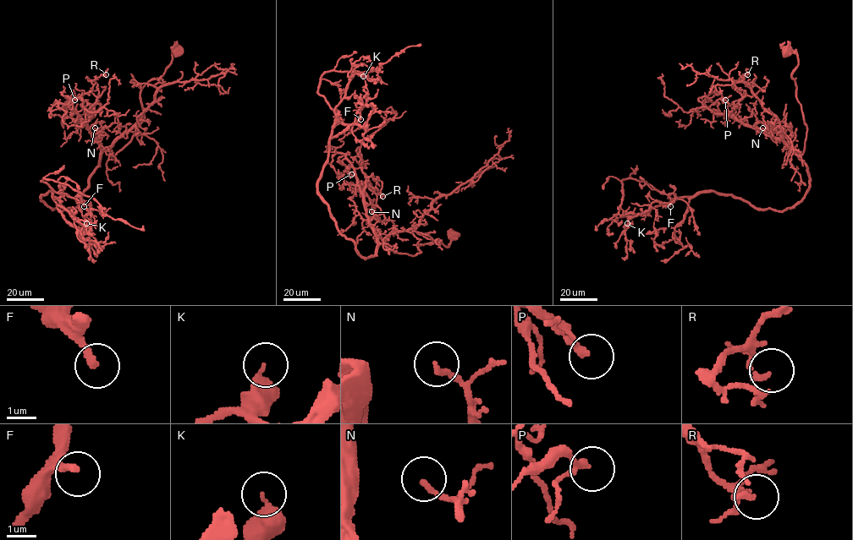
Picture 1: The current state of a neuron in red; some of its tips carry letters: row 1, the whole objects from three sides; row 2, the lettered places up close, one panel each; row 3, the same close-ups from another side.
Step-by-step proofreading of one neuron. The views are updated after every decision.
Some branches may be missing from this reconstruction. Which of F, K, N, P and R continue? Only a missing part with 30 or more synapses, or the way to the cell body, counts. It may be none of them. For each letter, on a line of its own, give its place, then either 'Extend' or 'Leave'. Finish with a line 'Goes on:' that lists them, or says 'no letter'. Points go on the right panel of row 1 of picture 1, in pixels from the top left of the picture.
F: Place: (670, 206). Extend
K: Place: (627, 223). Leave
N: Place: (762, 128). Leave
P: Place: (725, 100). Leave
R: Place: (747, 74). Leave
Goes on: F

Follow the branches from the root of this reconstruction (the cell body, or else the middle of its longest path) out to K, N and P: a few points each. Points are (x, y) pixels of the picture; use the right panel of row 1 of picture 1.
K: (788, 51), (805, 196), (778, 211), (705, 192), (627, 223)
N: (788, 51), (795, 52), (798, 59), (791, 77), (806, 127), (804, 152), (797, 155), (792, 146), (762, 128)
P: (788, 51), (797, 55), (791, 77), (806, 127), (800, 155), (792, 146), (710, 108), (725, 100)

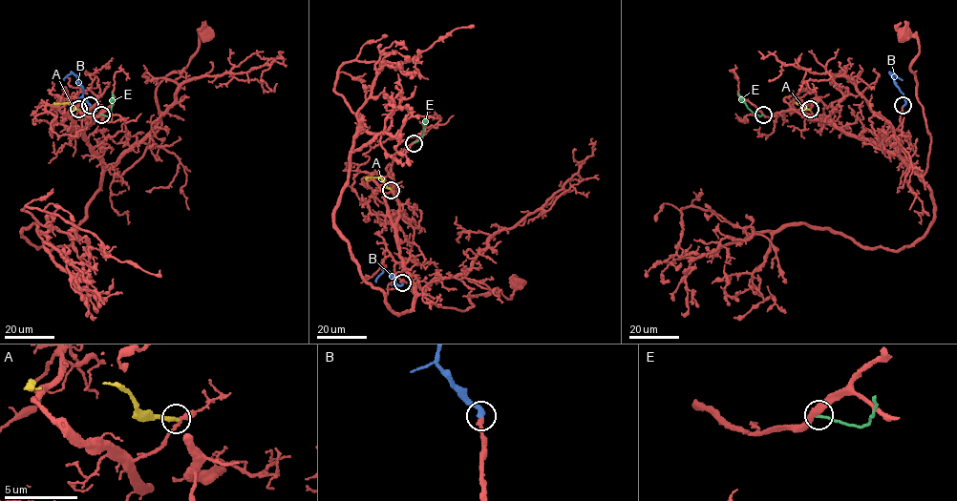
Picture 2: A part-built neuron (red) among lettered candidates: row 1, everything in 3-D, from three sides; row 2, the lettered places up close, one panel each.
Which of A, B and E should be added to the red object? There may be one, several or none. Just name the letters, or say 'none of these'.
B

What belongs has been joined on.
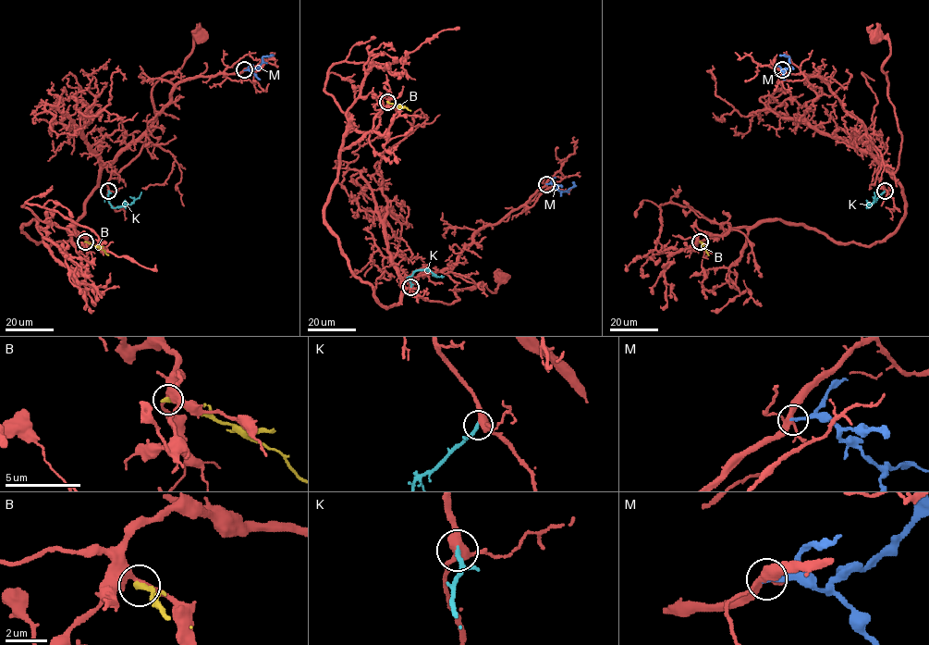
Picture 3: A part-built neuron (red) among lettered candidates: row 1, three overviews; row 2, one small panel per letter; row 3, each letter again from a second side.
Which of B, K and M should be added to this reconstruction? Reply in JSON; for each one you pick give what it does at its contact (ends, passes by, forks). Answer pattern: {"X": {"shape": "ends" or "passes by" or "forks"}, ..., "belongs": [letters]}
{"K": {"shape": "ends"}, "belongs": ["K"]}

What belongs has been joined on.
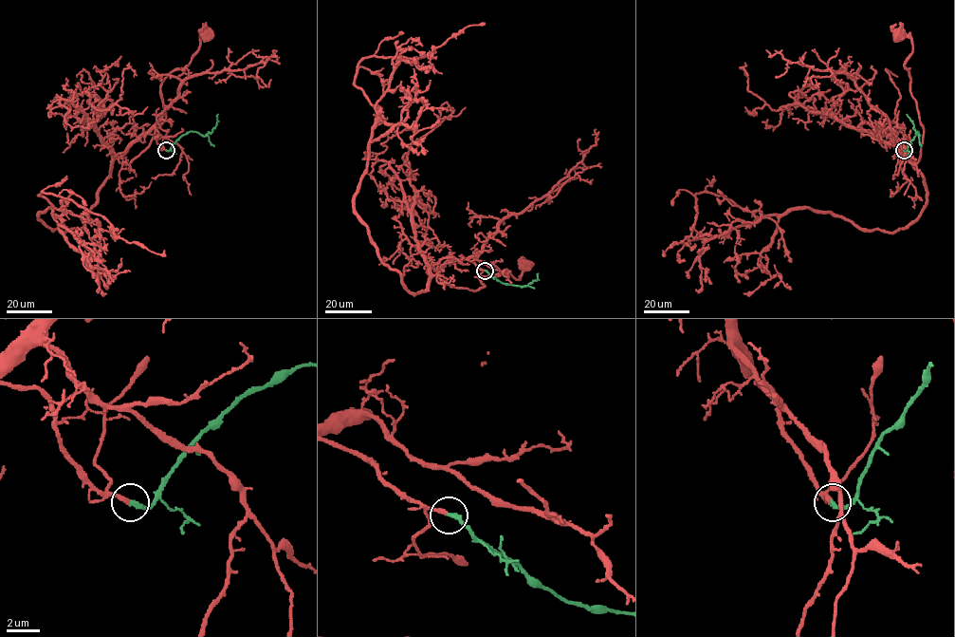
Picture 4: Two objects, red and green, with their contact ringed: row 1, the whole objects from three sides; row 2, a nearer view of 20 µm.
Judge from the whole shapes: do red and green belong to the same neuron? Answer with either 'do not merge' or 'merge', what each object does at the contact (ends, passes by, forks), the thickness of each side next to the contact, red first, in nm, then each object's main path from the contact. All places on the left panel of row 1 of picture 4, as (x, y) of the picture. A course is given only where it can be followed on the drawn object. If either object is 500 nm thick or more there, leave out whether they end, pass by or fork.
merge; red ends; green ends; calibres 280 and 280 nm; course red (166, 150), (143, 134), (118, 160), (128, 164), (148, 145), (166, 117), (160, 84), (188, 65), (206, 35); course green (166, 150), (190, 131), (206, 136), (211, 132), (217, 114)

